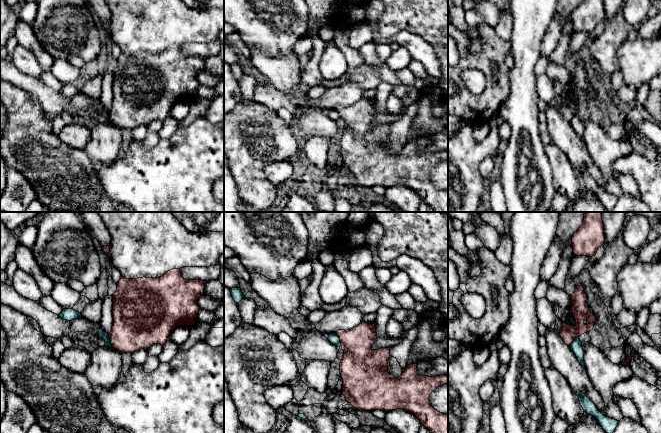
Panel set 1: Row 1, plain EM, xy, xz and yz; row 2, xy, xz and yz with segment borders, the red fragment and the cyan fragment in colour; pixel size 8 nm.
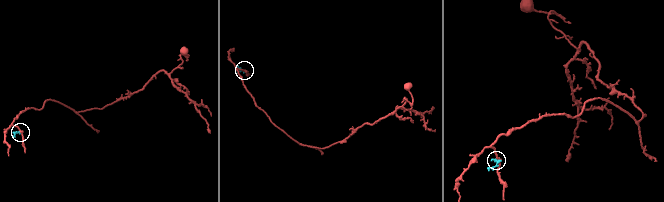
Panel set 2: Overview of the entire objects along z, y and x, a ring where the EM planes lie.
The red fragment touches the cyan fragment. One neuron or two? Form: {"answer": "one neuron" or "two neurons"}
{"answer": "two neurons"}

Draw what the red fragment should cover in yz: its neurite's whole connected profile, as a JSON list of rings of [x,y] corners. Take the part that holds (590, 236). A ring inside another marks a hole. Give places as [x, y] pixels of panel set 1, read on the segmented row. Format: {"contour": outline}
{"contour": [[[584,212],[583,224],[572,237],[575,256],[595,256],[605,242],[602,212]]]}

